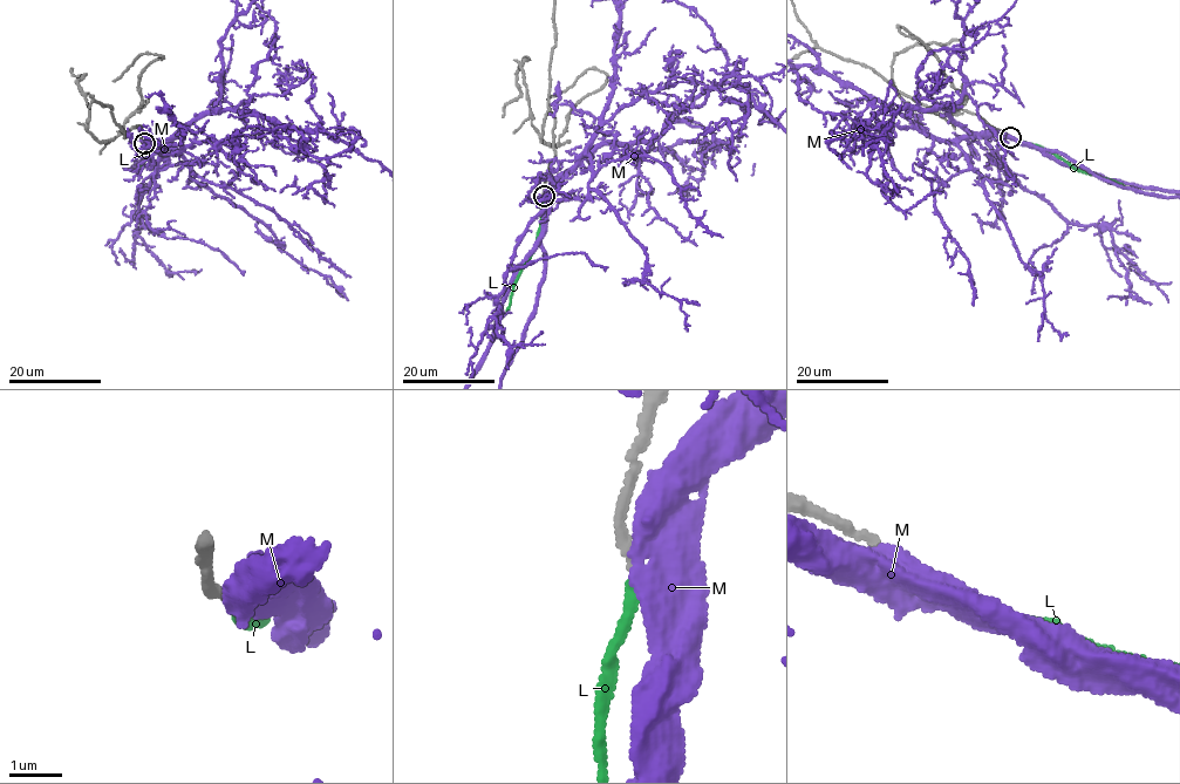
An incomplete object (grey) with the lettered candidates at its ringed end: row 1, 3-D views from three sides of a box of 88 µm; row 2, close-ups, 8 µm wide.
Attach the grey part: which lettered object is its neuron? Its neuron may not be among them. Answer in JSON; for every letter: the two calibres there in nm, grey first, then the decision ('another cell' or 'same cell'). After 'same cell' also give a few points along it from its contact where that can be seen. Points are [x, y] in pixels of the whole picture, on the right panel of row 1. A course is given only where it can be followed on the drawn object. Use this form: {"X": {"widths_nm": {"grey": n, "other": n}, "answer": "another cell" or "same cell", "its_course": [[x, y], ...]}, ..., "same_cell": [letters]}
{"L": {"widths_nm": {"grey": 180, "other": 220}, "answer": "same cell"}, "M": {"widths_nm": {"grey": 200, "other": 480}, "answer": "another cell"}, "same_cell": ["L"]}

